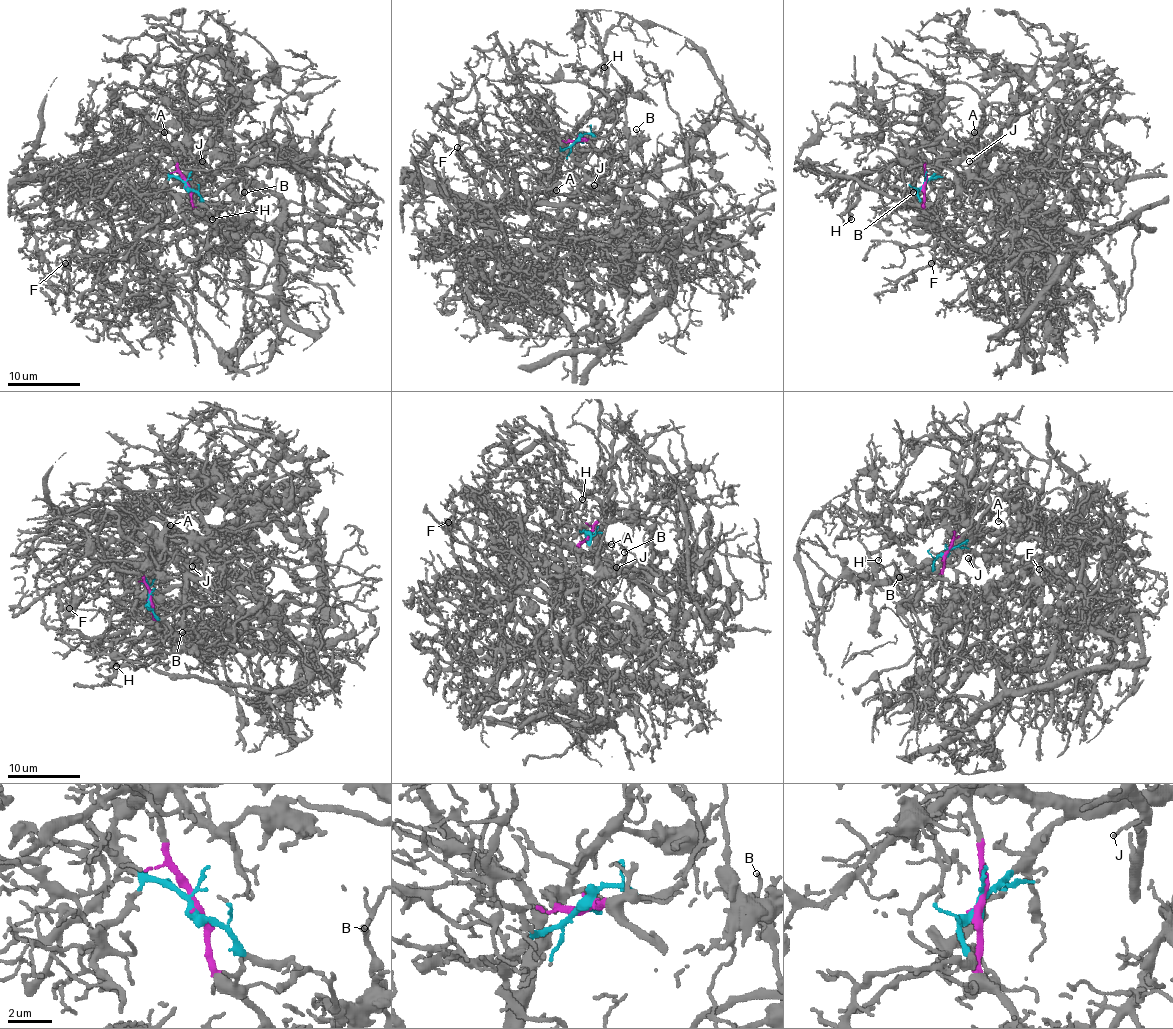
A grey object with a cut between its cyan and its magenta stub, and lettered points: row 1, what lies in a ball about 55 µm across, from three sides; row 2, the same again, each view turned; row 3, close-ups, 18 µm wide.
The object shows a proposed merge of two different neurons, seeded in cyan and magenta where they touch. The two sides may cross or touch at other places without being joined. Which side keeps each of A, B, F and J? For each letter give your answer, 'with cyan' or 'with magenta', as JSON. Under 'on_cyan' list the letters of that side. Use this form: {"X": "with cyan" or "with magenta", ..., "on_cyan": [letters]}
{"A": "with cyan", "B": "with magenta", "F": "with cyan", "J": "with cyan", "on_cyan": ["A", "F", "J"]}

